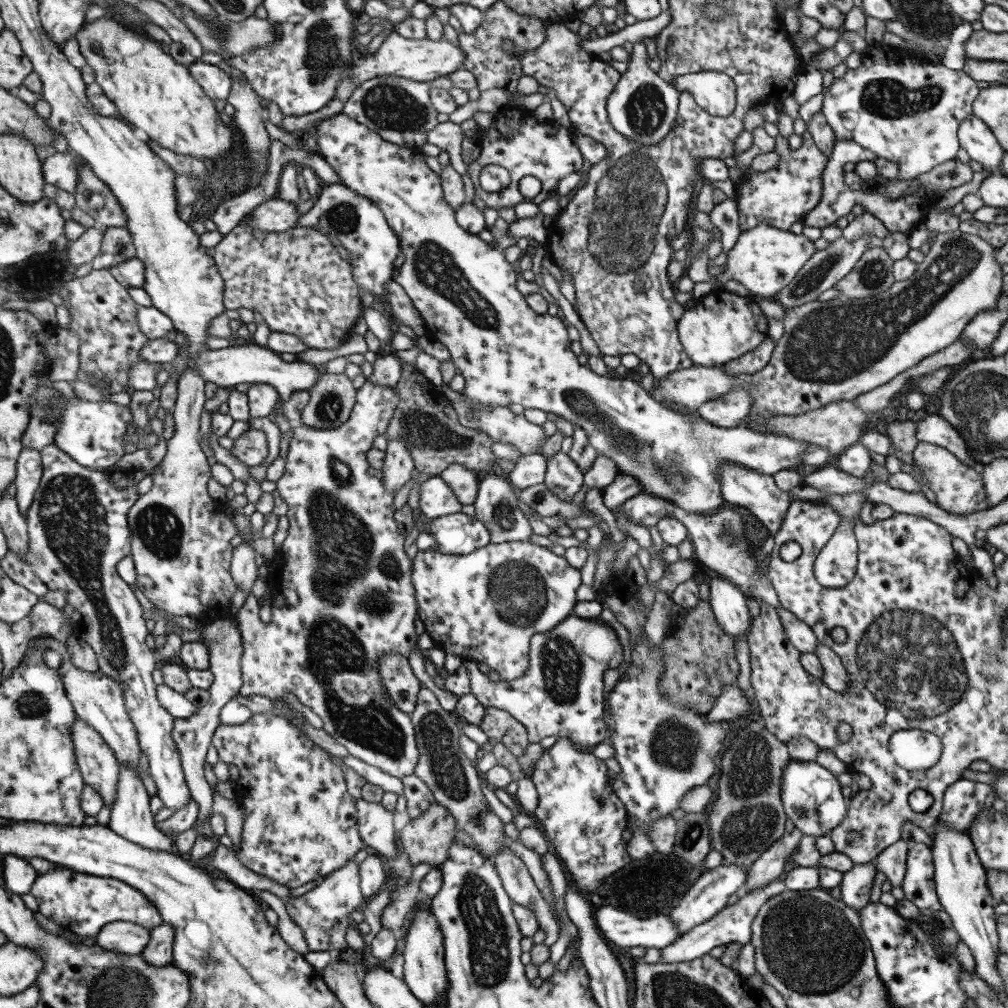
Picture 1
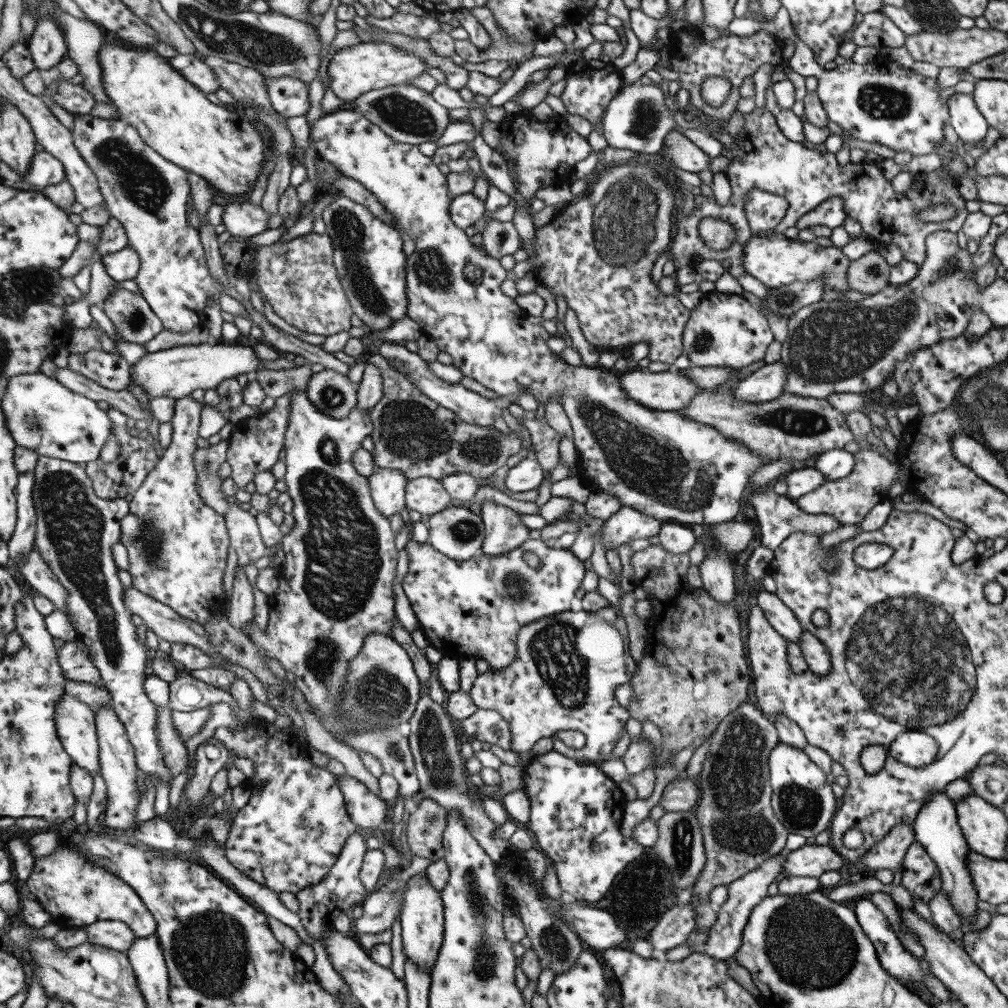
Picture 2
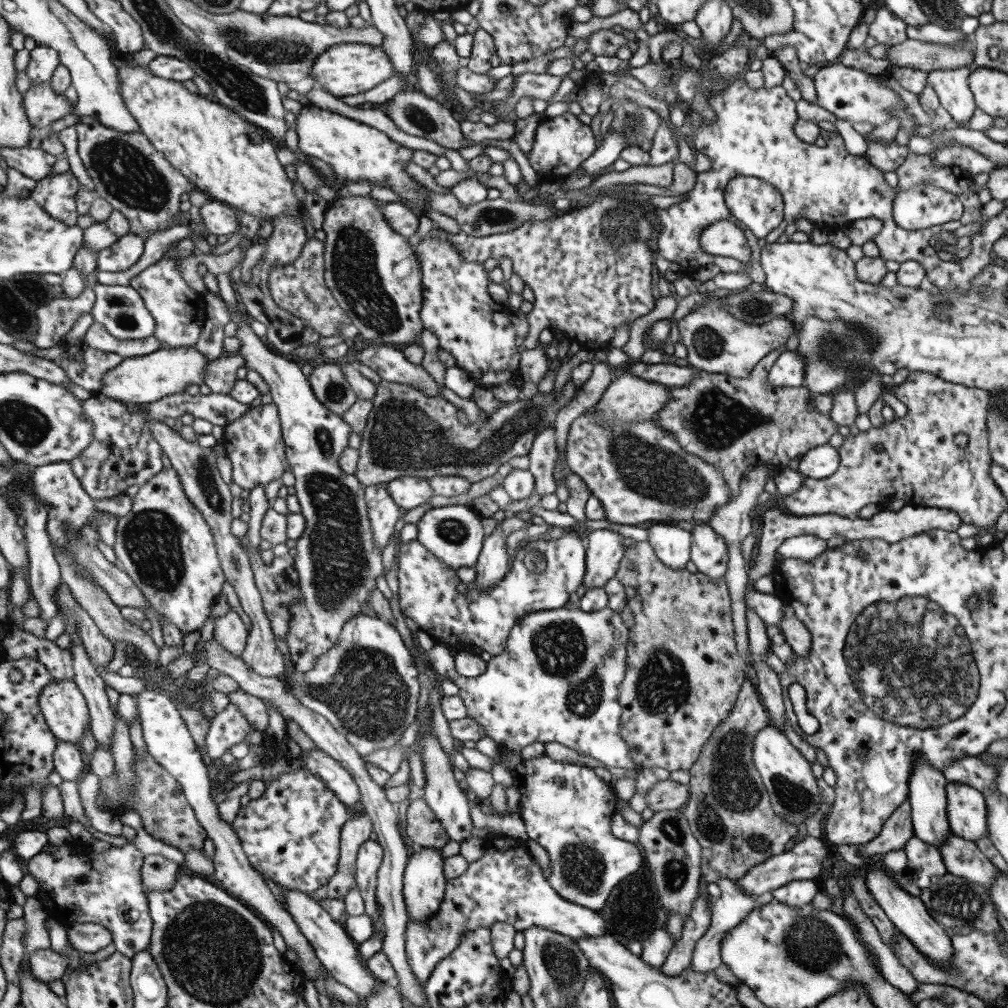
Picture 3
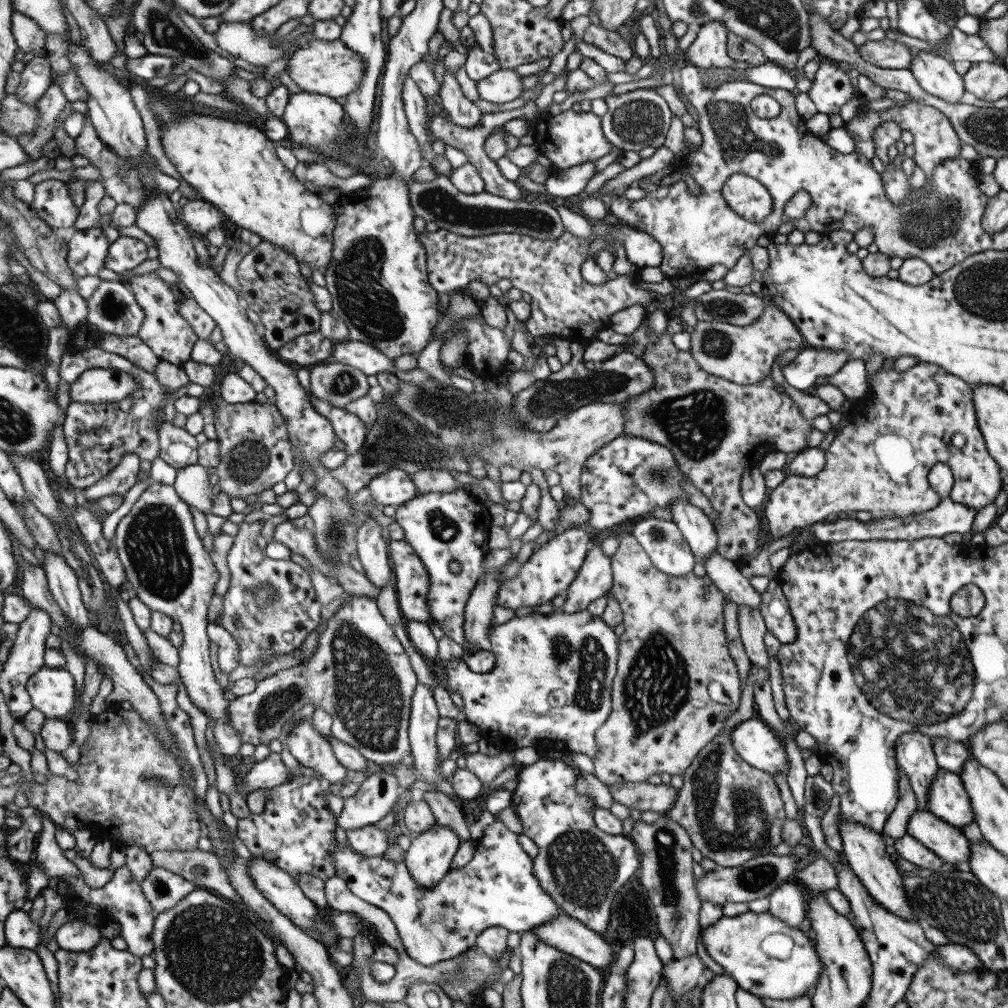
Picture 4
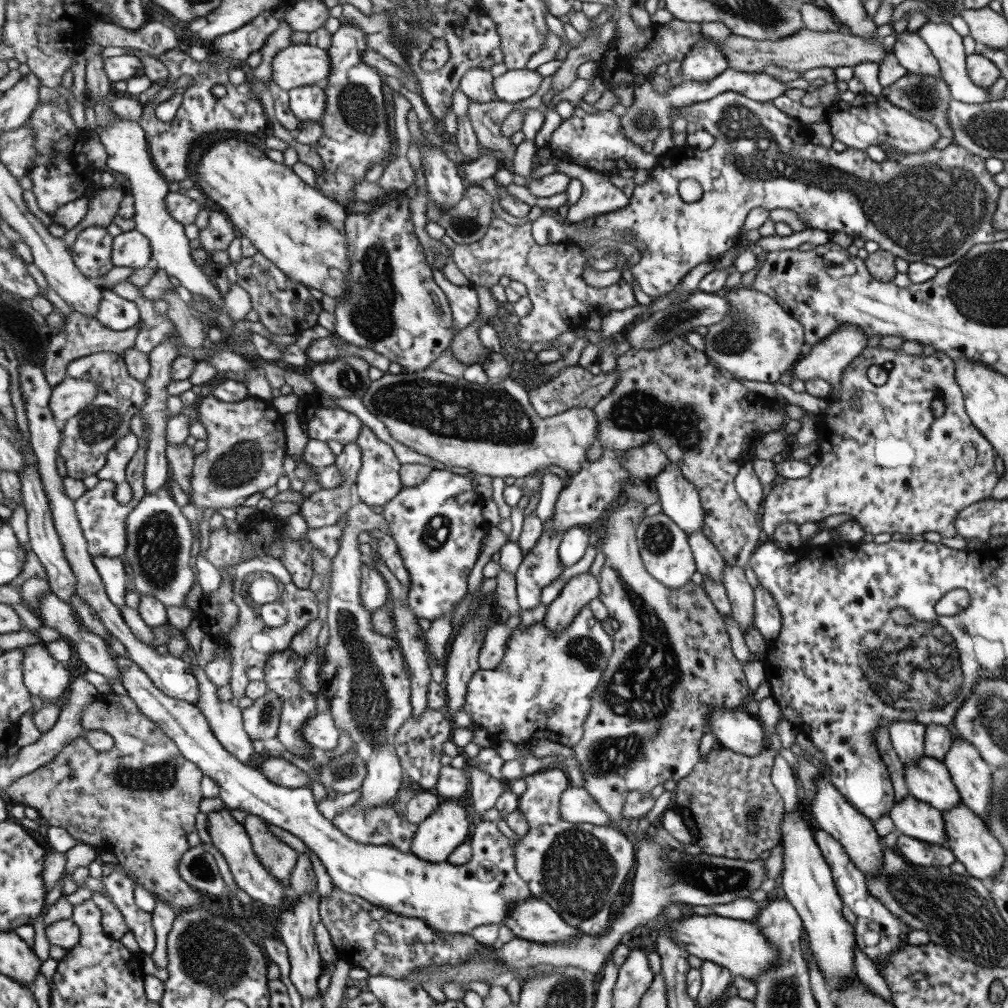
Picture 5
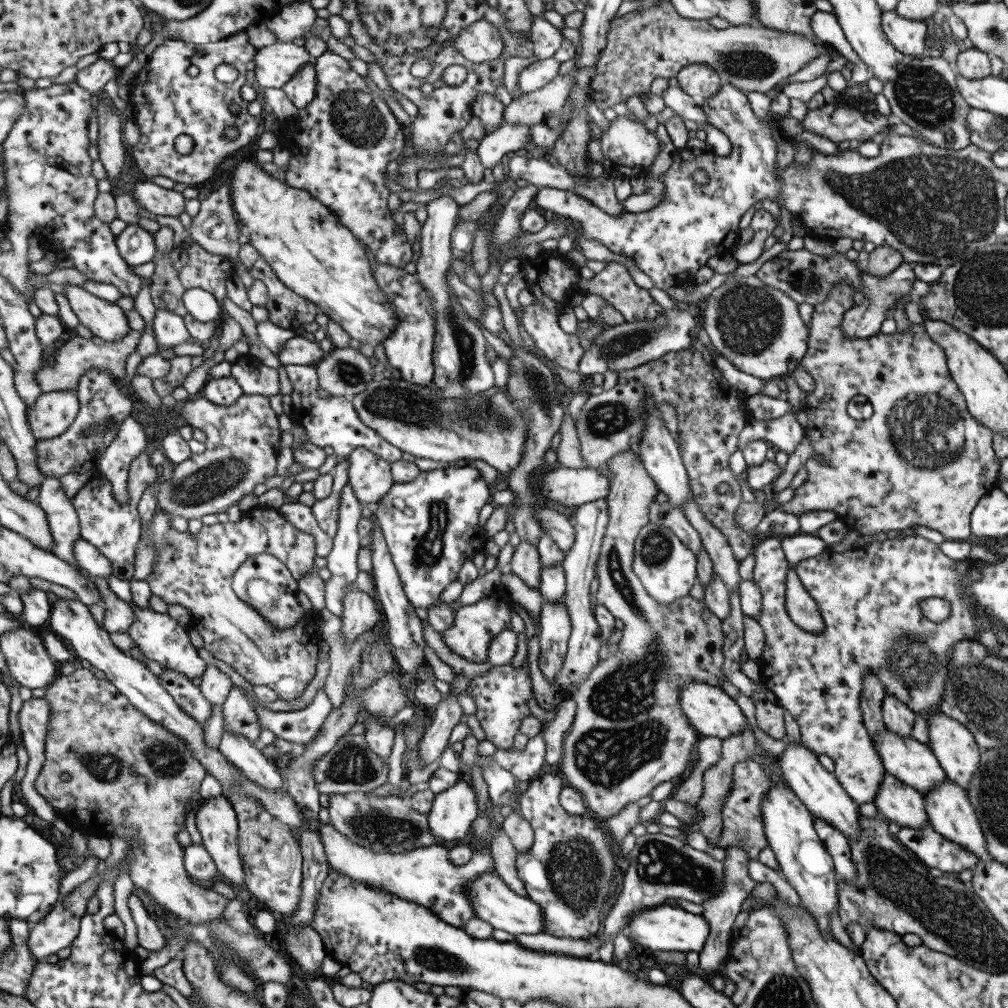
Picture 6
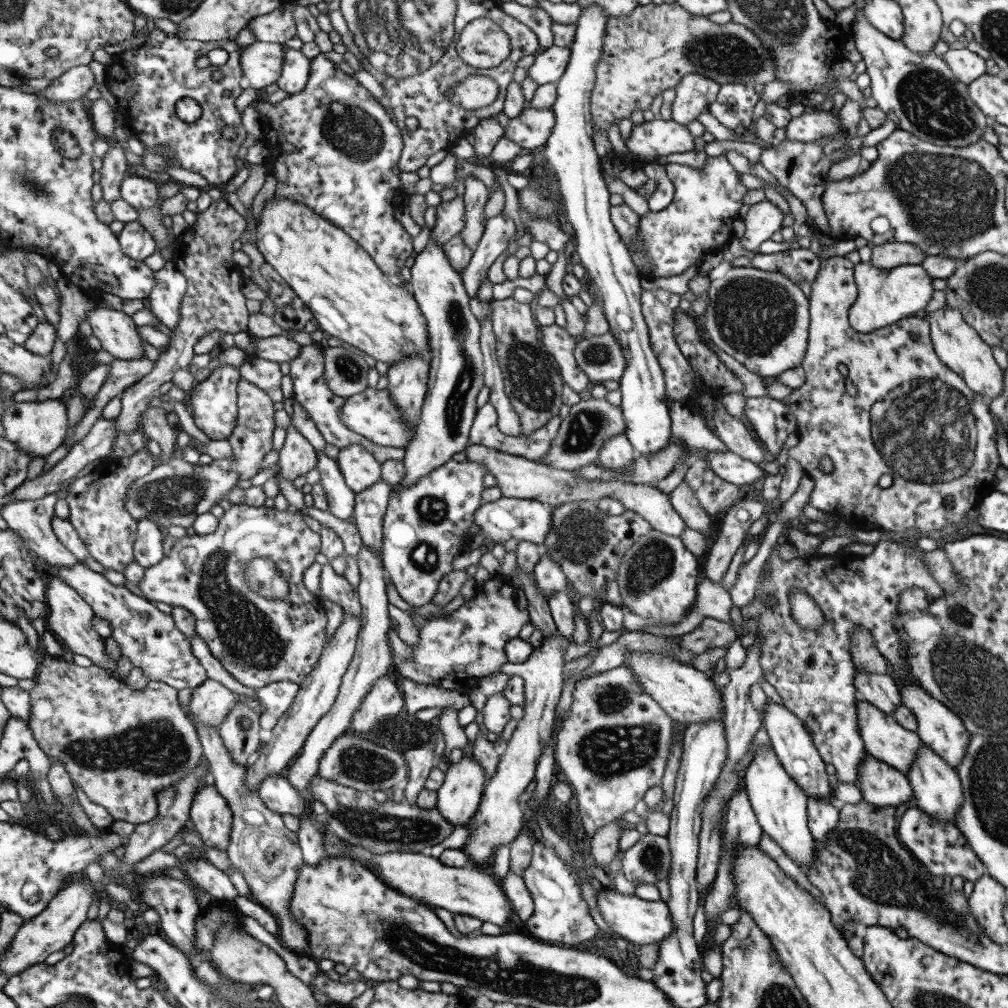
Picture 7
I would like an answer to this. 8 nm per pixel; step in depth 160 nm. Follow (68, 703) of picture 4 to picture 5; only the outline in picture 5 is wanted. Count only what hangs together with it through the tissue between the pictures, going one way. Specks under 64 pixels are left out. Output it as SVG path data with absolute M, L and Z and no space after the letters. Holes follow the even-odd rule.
M37 643L23 647L24 681L32 694L59 704L71 686L71 669L58 662L47 651L45 644Z

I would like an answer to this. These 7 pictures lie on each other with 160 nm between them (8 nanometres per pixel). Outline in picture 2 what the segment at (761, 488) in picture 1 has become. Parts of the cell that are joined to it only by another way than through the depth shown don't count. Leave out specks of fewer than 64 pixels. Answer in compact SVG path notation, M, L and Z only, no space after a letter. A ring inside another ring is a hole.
M772 486L763 487L755 493L745 494L745 499L753 508L757 524L759 525L759 534L761 538L761 546L769 550L775 550L781 542L785 541L789 535L793 533L809 533L817 537L831 533L839 528L839 522L833 520L831 516L825 514L808 514L802 512L790 499L783 496L778 496L773 493Z

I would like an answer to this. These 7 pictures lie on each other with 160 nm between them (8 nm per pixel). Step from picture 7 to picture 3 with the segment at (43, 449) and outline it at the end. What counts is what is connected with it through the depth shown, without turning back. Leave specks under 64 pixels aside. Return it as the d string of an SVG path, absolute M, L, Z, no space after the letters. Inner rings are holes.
M196 346L161 348L157 352L153 352L147 356L125 358L117 368L111 369L102 376L102 389L97 391L95 396L102 395L102 397L115 399L122 403L150 403L163 398L165 395L169 396L173 393L177 394L181 391L187 391L188 384L203 384L207 365L213 361L209 360L206 354L199 352Z

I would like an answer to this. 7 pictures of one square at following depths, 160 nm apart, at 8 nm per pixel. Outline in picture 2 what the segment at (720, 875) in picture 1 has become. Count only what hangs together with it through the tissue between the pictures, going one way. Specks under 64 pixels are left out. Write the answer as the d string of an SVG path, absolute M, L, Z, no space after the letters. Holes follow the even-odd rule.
M690 900L683 906L673 905L652 926L647 940L653 947L653 957L660 958L665 951L679 946L693 932L694 910Z

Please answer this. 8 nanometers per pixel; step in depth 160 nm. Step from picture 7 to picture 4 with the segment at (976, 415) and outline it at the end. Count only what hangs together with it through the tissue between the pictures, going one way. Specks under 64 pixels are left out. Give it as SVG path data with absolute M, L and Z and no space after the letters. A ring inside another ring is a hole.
M915 363L903 372L897 372L893 367L885 368L885 366L881 365L872 375L866 374L865 384L867 385L867 390L864 396L859 400L848 401L846 408L843 410L843 415L846 417L846 424L839 429L839 434L831 440L829 447L824 451L825 466L823 466L823 470L817 472L813 478L804 478L794 475L787 476L777 488L769 490L767 499L764 502L765 506L763 506L763 516L765 516L765 520L767 520L769 534L771 534L771 537L775 540L789 535L793 530L796 530L796 528L806 527L813 523L831 519L835 517L838 512L869 512L869 514L871 514L871 521L895 517L909 517L909 515L925 513L925 510L931 510L937 507L937 504L939 504L941 500L935 491L929 487L926 478L931 467L937 462L945 464L952 474L952 486L948 495L948 498L952 502L961 504L967 508L972 508L975 512L979 512L980 508L993 505L993 500L995 500L1001 490L1000 478L1002 473L999 470L999 466L997 466L987 453L981 431L977 426L977 419L975 418L975 411L973 410L971 386L963 382L959 377L945 372L945 369L938 364L929 363ZM957 432L965 439L965 443L961 448L955 448L951 445L951 436L957 434Z

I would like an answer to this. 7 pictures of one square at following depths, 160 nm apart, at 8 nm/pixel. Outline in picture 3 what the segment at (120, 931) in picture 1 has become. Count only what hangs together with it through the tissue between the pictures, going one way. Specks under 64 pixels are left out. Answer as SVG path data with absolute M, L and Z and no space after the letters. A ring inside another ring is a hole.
M75 923L67 929L67 940L82 953L95 953L107 948L109 944L115 945L113 932L102 924L93 923Z

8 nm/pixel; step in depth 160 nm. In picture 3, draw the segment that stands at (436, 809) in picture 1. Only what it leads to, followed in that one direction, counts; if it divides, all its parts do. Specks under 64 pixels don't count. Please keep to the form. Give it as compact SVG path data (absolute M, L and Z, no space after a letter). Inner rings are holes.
M422 798L412 800L406 808L405 836L411 840L414 848L441 849L450 840L449 835Z

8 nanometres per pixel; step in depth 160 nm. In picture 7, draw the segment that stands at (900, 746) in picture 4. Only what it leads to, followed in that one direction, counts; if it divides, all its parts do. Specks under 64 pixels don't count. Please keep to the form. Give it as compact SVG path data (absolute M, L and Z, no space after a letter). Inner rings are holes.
M855 671L852 678L853 692L858 692L863 700L892 716L892 710L900 704L895 680L889 673L875 674Z

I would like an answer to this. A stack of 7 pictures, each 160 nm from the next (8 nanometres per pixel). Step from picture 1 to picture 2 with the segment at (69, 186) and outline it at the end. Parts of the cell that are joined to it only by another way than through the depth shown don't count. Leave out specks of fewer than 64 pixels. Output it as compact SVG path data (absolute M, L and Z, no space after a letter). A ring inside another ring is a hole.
M43 150L35 153L31 168L24 178L25 182L37 187L59 184L66 179L66 168L61 159Z

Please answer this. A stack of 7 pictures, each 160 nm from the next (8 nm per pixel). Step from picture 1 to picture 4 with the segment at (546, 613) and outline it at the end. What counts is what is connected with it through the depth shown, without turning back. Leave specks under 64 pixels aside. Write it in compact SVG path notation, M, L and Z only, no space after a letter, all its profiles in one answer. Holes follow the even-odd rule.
M571 527L536 547L533 554L518 568L518 573L501 583L495 606L511 609L518 614L531 606L549 603L555 596L563 594L579 571L591 541L583 527ZM391 540L387 545L392 585L397 605L403 619L430 624L425 596L429 592L429 577L419 557L403 540Z

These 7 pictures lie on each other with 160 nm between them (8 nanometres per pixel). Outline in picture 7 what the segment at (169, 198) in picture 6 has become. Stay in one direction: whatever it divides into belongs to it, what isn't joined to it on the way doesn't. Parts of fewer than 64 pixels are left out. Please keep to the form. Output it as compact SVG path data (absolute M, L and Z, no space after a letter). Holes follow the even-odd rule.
M127 177L122 182L121 198L134 207L147 208L160 205L160 183L145 177Z

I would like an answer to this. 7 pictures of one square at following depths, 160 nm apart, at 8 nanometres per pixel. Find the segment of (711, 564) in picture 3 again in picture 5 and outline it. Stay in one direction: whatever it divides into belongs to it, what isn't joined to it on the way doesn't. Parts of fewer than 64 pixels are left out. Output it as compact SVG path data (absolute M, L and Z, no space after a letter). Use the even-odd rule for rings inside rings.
M669 464L652 479L655 485L660 513L665 514L687 536L703 528L703 511L695 488L684 480L679 468Z

